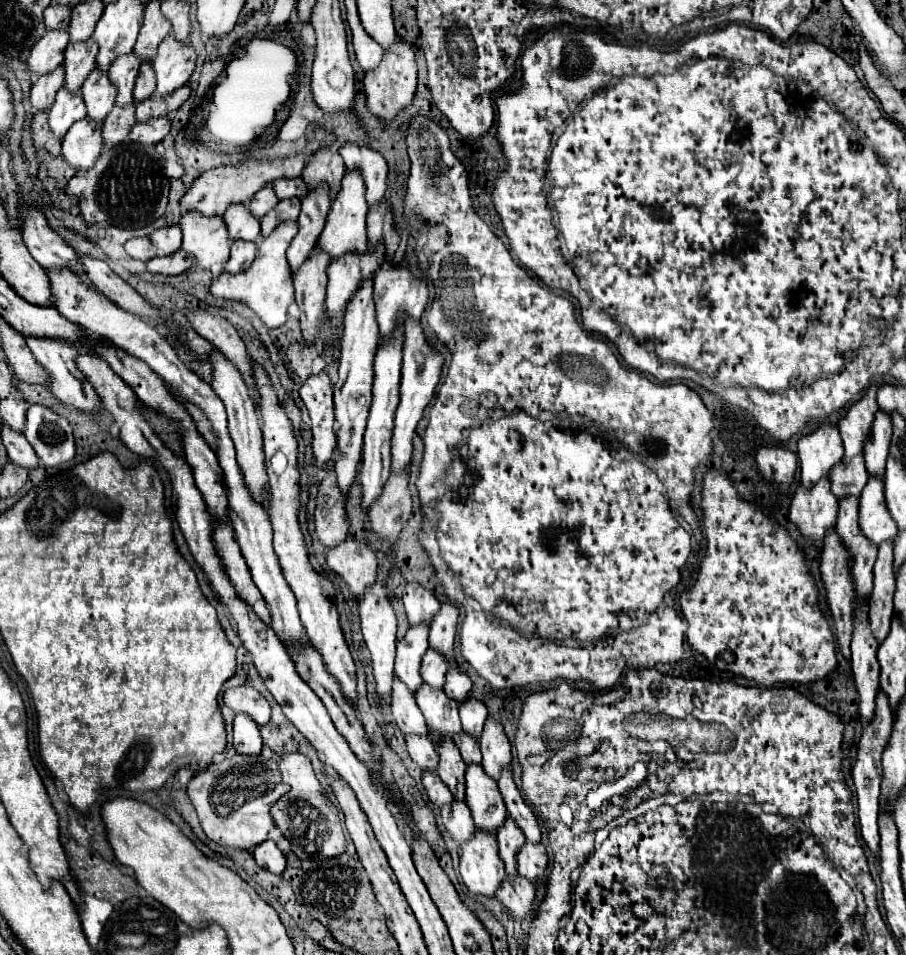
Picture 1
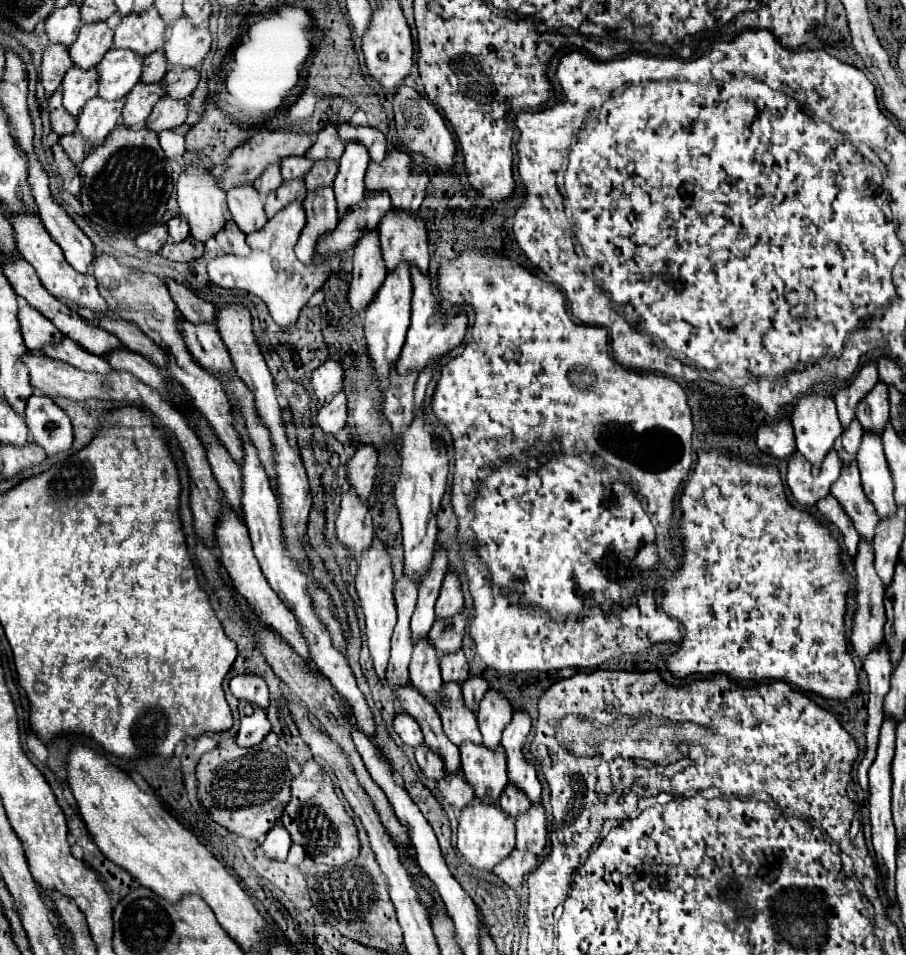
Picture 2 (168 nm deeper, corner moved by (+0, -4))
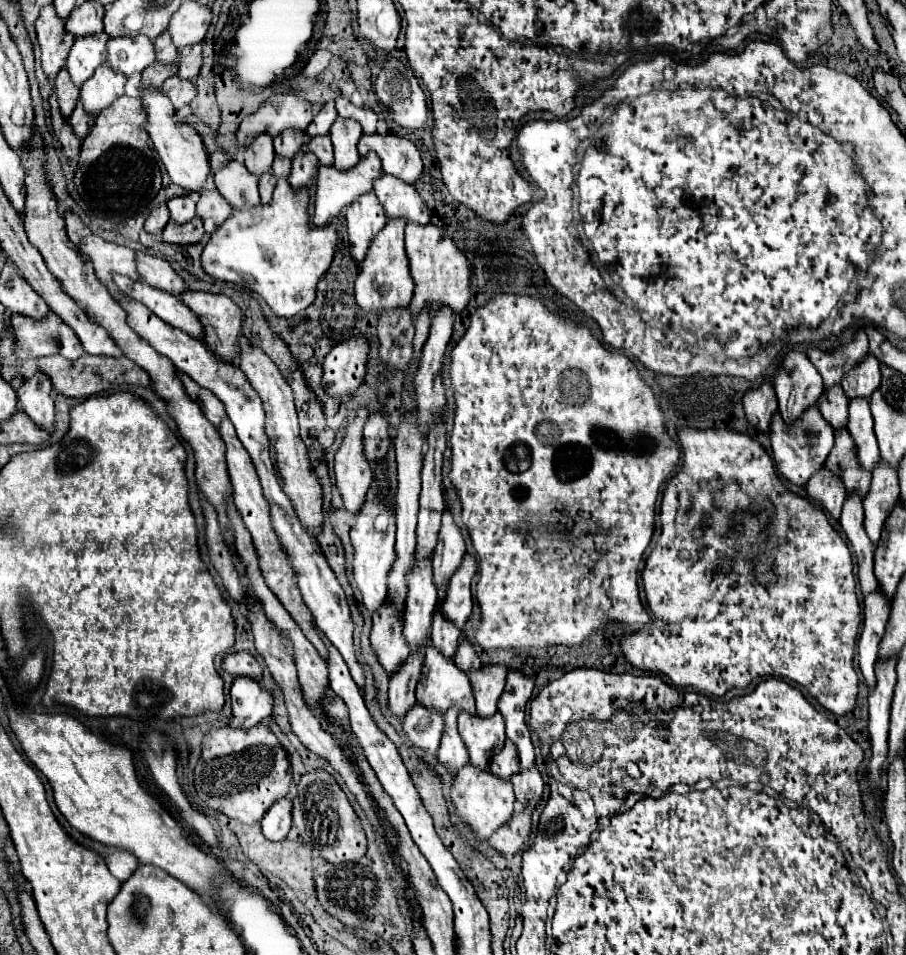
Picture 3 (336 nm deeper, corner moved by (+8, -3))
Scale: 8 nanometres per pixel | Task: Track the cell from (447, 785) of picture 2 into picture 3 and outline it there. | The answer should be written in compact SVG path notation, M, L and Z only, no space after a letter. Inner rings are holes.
M450 709L444 715L444 735L442 735L442 743L438 749L438 761L452 773L456 775L458 769L464 769L464 765L468 763L468 753L466 747L458 735L456 729L456 717L458 711Z

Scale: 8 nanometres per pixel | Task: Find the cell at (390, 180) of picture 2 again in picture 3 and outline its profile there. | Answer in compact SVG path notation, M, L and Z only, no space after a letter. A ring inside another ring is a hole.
M364 135L358 143L358 153L362 157L366 157L366 153L376 153L382 159L382 171L406 181L408 185L416 185L424 169L416 145L396 135Z

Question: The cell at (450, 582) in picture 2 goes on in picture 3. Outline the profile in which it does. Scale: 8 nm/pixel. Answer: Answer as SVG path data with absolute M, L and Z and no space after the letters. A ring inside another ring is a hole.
M444 511L440 535L438 535L438 549L434 551L432 557L432 575L436 589L440 589L442 583L450 581L450 577L458 571L464 555L466 549L460 527L454 523L450 511Z

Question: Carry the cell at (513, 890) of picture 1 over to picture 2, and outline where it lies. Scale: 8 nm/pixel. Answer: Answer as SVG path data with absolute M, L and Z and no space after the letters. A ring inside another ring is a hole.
M512 850L510 856L506 856L496 868L496 876L502 878L508 886L520 886L524 876L534 870L536 866L536 856L532 852L522 852L522 850Z

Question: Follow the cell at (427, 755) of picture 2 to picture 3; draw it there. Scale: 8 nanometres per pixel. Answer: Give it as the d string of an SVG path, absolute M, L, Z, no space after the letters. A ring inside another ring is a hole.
M414 705L402 723L408 745L422 749L426 753L438 753L442 727L444 727L442 717L434 711L430 713L422 705Z

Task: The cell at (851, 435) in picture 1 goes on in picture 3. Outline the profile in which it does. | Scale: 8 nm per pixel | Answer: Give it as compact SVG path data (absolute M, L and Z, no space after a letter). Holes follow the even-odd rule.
M858 331L854 341L848 343L844 349L836 353L822 353L818 349L810 349L808 357L812 365L818 369L818 373L824 377L824 387L832 389L834 385L840 385L842 377L860 365L868 353L868 337L864 331Z

